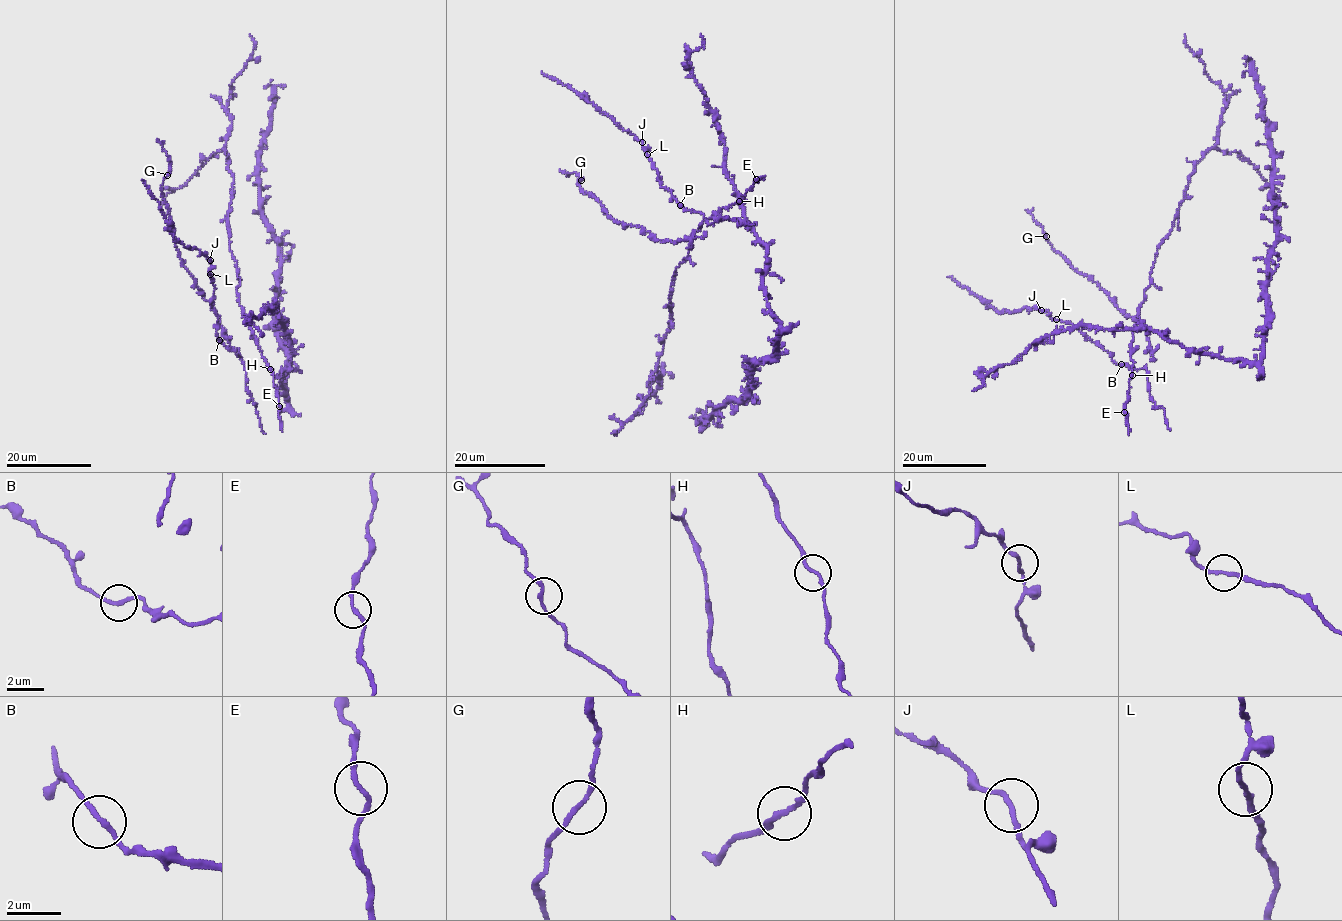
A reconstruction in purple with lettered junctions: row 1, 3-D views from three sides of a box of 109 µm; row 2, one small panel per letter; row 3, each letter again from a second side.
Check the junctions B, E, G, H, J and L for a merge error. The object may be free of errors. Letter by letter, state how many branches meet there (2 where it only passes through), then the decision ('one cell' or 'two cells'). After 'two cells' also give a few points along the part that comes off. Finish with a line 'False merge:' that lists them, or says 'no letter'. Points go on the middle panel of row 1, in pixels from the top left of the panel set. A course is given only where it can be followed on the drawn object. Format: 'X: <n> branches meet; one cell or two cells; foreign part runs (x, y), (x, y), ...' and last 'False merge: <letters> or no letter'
B: 2 branches meet; one cell
E: 2 branches meet; one cell
G: 2 branches meet; one cell
H: 2 branches meet; one cell
J: 2 branches meet; one cell
L: 2 branches meet; one cell
False merge: no letter

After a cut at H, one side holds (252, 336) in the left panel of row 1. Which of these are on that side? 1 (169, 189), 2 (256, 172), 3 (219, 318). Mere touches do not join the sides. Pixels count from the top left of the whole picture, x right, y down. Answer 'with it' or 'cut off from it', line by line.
1: with it
2: cut off from it
3: cut off from it

